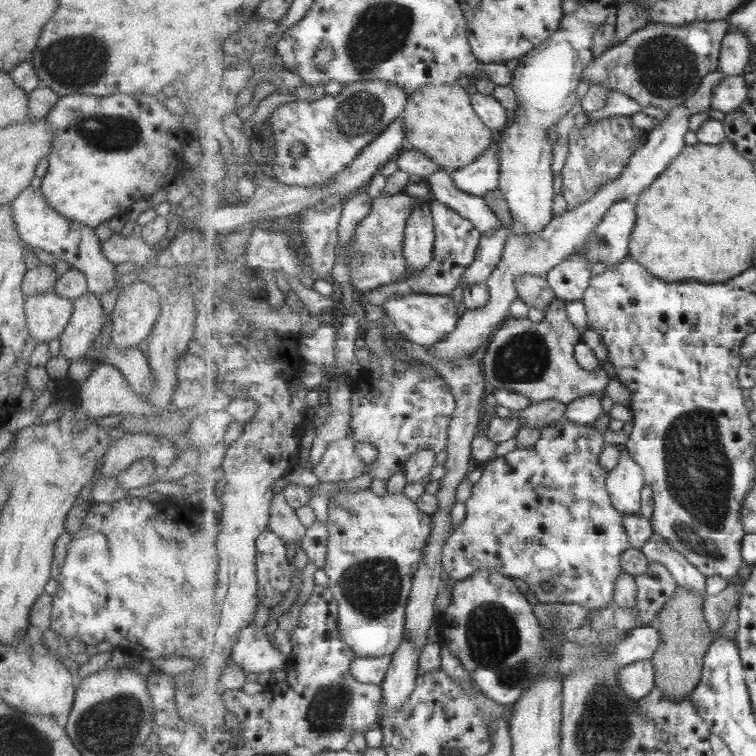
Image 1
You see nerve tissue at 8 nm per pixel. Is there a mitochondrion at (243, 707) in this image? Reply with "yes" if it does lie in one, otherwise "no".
no

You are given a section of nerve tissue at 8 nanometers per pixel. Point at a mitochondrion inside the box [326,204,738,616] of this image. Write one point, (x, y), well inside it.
(698, 470)

